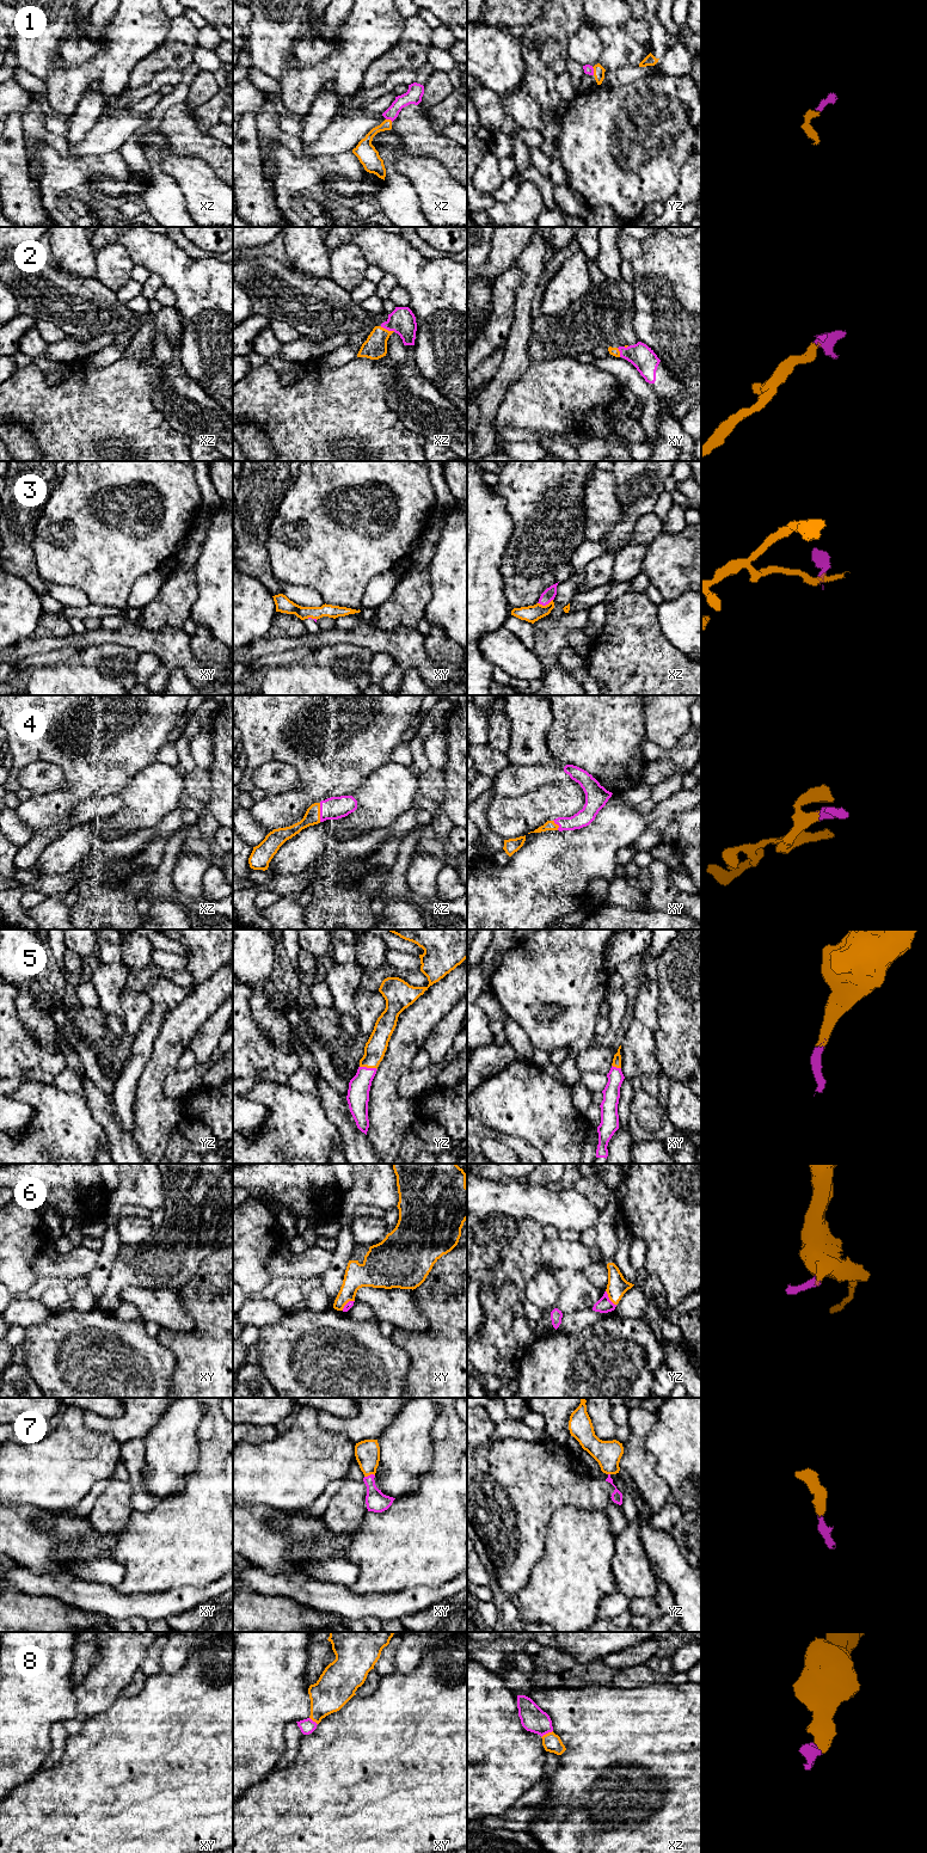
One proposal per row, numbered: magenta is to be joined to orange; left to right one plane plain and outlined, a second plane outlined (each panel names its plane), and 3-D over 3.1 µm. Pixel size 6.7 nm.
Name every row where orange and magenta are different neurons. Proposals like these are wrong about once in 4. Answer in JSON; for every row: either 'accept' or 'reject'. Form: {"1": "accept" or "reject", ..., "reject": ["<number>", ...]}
{"1": "accept", "2": "accept", "3": "reject", "4": "accept", "5": "accept", "6": "accept", "7": "accept", "8": "accept", "reject": ["3"]}

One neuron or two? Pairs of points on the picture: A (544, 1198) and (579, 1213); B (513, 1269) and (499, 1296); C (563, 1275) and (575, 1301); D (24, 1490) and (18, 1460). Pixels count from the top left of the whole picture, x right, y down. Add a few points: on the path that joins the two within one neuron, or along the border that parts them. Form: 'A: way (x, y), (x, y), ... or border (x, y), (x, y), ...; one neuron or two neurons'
A: way (552, 1207), (571, 1210); one neuron
B: way (509, 1276), (501, 1289); one neuron
C: way (569, 1281), (575, 1288), (575, 1295); one neuron
D: way (24, 1483), (24, 1477), (18, 1471), (18, 1467); one neuron

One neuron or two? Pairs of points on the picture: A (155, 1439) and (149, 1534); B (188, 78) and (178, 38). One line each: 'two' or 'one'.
A: two
B: two

